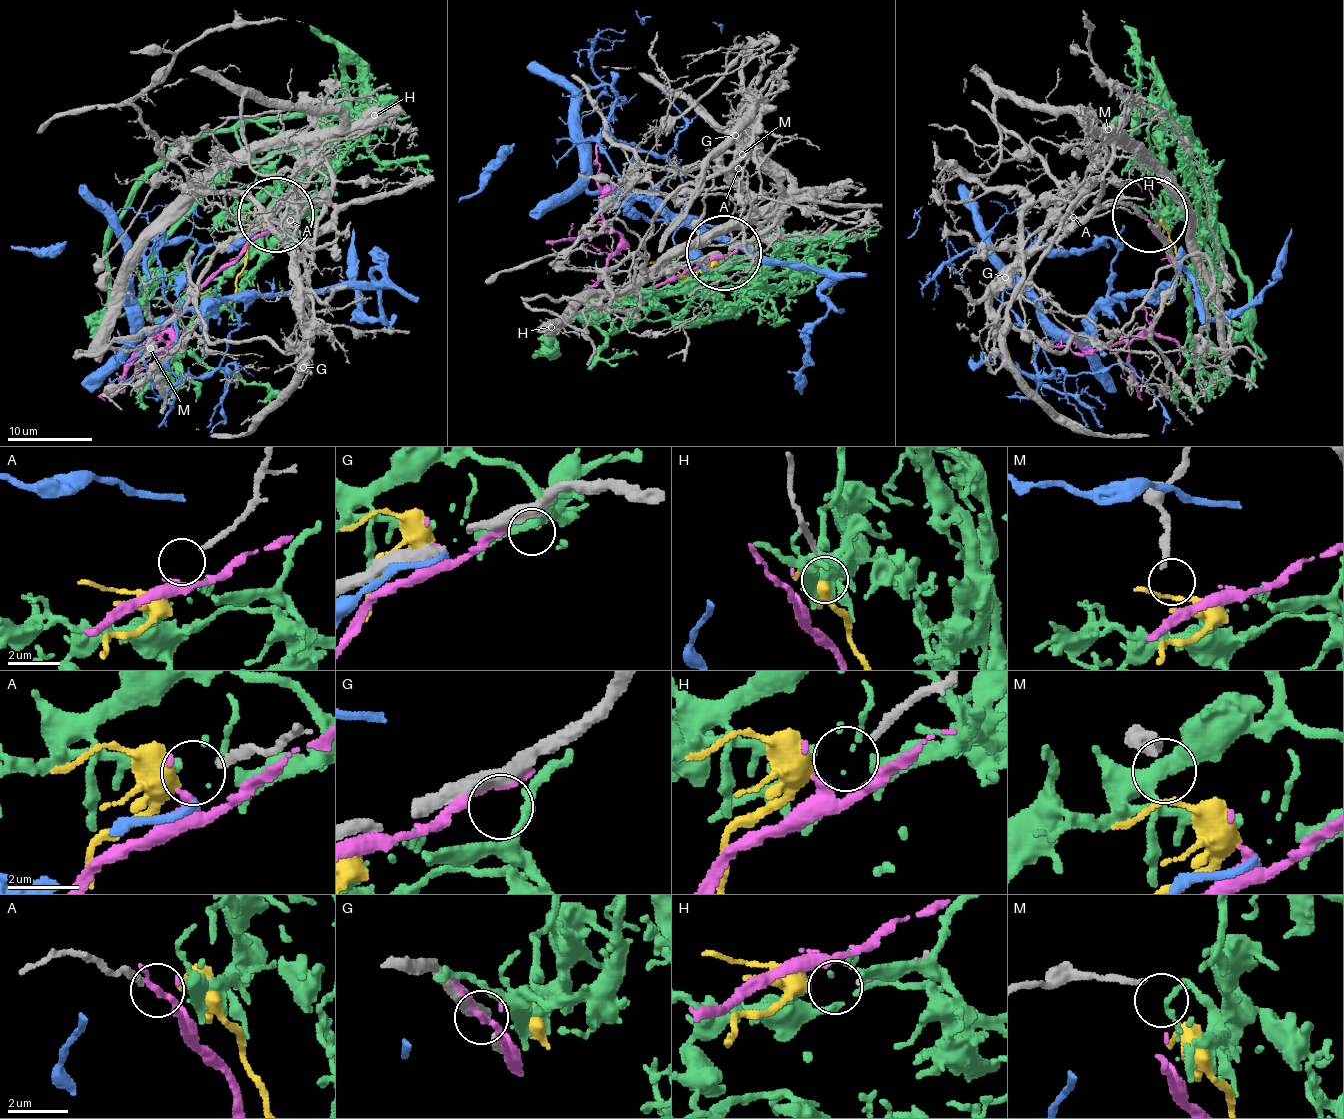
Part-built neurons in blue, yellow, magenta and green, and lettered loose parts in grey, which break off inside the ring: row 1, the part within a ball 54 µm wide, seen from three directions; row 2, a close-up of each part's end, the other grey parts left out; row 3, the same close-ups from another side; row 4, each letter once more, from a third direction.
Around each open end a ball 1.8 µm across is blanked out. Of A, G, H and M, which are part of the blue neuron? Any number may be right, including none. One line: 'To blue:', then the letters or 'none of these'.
To blue: none of these

